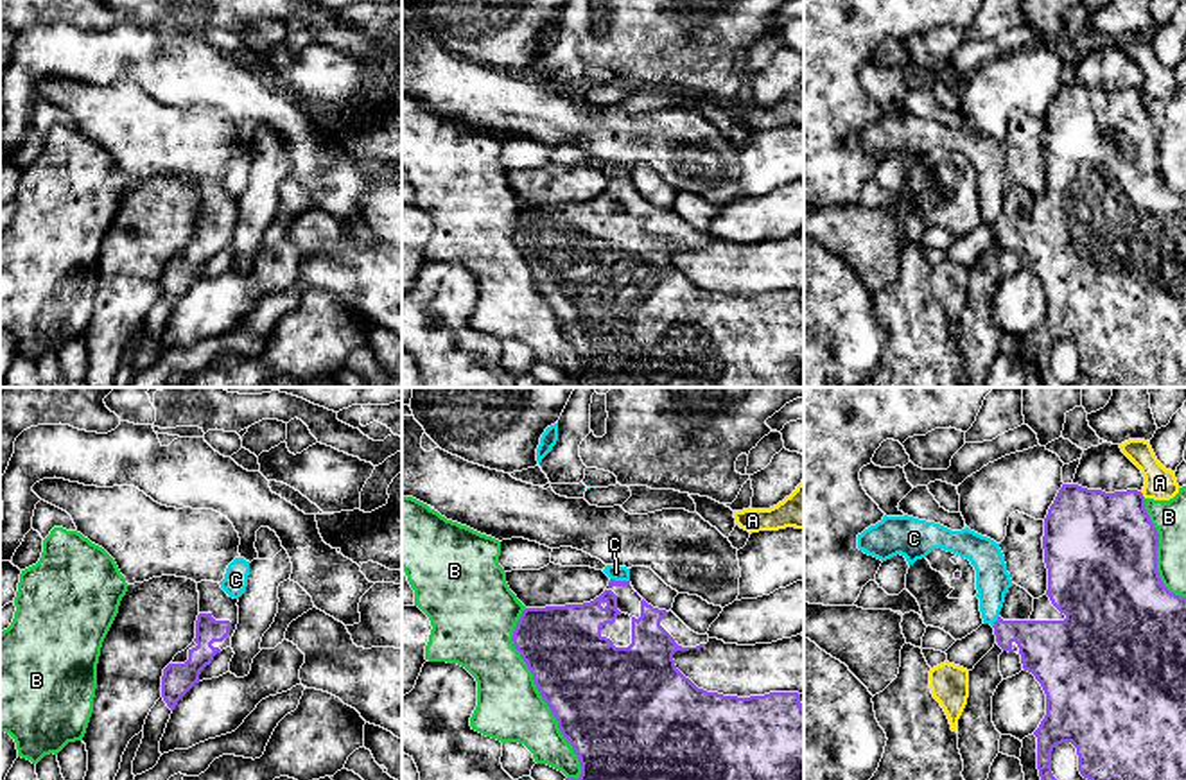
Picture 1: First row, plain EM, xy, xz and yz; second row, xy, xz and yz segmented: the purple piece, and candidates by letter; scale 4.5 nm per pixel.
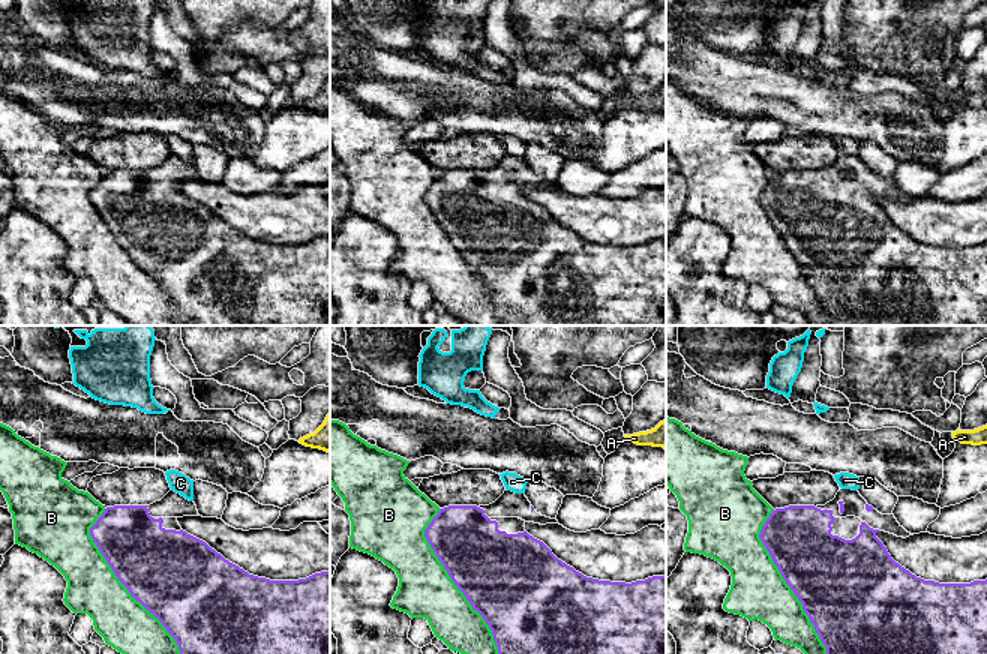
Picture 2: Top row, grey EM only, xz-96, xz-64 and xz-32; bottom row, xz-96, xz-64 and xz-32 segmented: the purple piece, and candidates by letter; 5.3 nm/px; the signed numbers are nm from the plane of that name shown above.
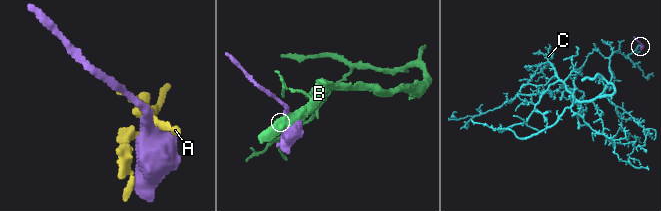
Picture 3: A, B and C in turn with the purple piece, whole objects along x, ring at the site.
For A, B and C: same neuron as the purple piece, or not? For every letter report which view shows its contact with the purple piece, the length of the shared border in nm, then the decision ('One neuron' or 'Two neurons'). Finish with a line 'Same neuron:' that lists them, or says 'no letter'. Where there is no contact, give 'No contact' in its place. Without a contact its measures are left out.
A: Touches purple in yz. Shared border 40 nm. Two neurons
B: Touches purple in xz. Shared border 800 nm. Two neurons
C: Touches purple in yz. Shared border 60 nm. Two neurons
Same neuron: no letter

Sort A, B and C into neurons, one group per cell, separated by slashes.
A / B / C

